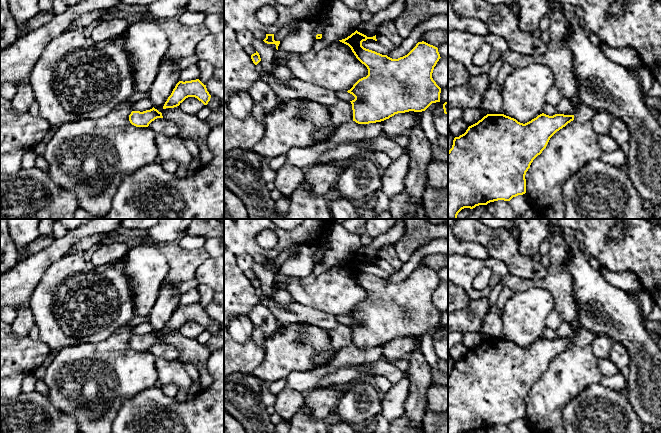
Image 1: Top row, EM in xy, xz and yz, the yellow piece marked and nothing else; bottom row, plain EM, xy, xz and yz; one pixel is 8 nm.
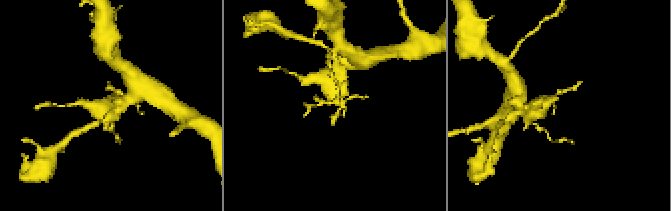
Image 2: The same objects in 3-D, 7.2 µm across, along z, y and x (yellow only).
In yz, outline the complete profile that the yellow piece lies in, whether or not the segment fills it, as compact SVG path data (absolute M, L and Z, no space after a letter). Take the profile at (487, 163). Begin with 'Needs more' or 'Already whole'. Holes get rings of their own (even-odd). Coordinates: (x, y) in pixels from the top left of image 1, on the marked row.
Already whole. M544 113L538 115L531 121L523 124L516 119L506 116L504 114L487 114L477 123L468 127L466 132L453 140L452 148L448 151L448 219L457 219L458 213L464 208L473 209L479 205L487 205L490 202L504 200L510 201L513 197L523 195L526 193L526 179L525 175L530 168L533 160L542 153L546 148L550 138L560 129L565 127L568 123L574 120L574 115L555 114L553 116Z

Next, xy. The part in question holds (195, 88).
Already whole. M199 79L179 81L165 102L163 109L177 107L188 97L195 97L204 105L207 105L211 95L207 91L206 85Z

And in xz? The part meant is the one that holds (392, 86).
Already whole. M357 30L340 42L348 45L356 58L368 69L368 75L359 79L347 92L355 99L350 101L353 110L353 121L358 124L381 122L398 113L425 111L432 103L440 102L441 88L432 78L434 67L439 61L438 48L424 41L405 56L392 59L375 51L366 49L362 42L367 39L377 41L376 35L367 37Z

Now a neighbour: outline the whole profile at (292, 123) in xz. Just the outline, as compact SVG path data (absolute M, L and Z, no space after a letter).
M306 98L280 100L277 107L264 116L264 136L251 151L266 161L286 155L293 148L315 144L314 131L336 131L328 106Z

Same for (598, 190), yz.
M595 159L566 179L562 194L565 199L565 219L650 219L661 218L661 204L649 211L643 207L644 199L632 184L628 166L616 167Z

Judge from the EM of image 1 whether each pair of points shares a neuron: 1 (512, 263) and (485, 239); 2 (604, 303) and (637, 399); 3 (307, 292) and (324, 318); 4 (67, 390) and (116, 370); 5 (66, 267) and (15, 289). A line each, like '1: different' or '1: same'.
1: same
2: same
3: different
4: same
5: different

